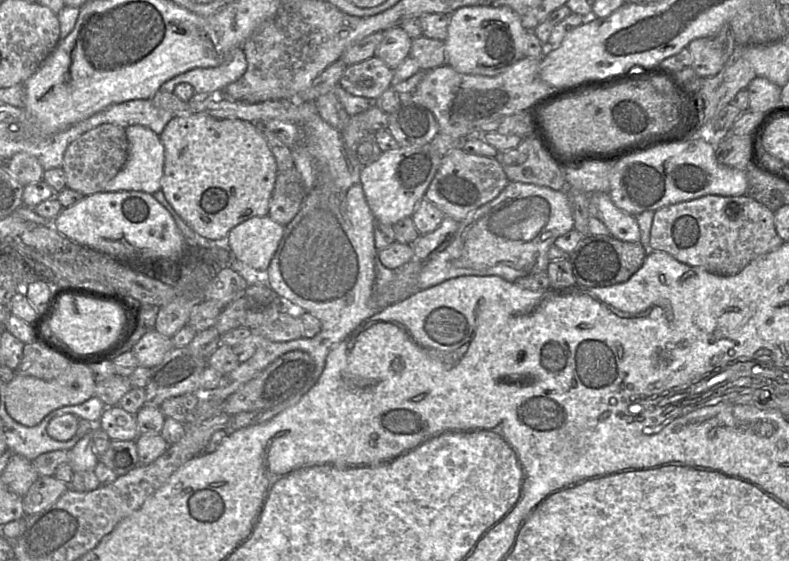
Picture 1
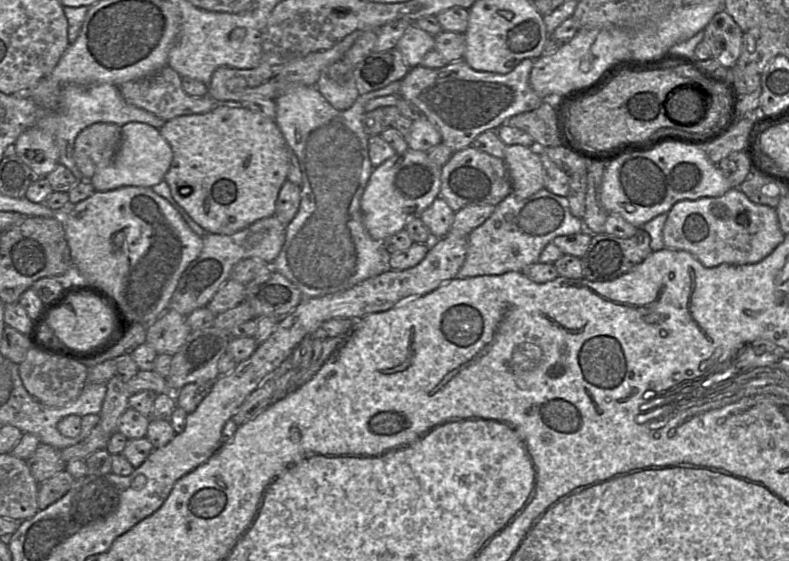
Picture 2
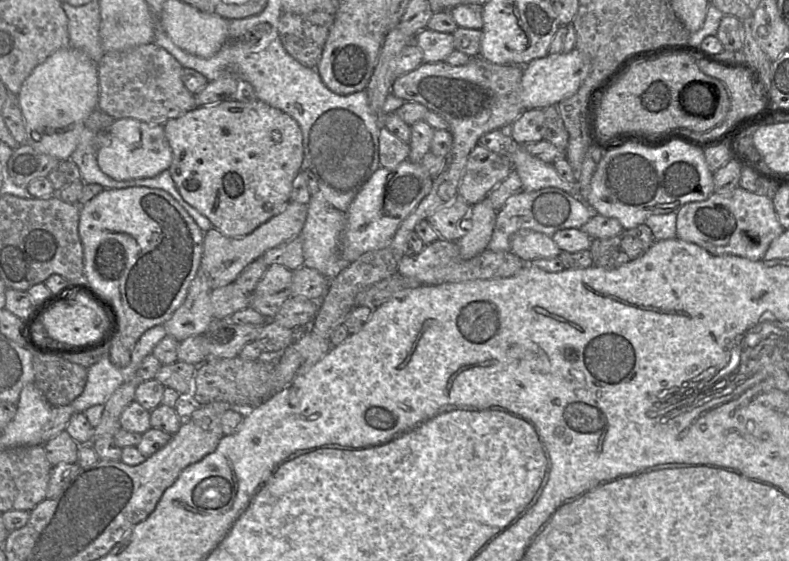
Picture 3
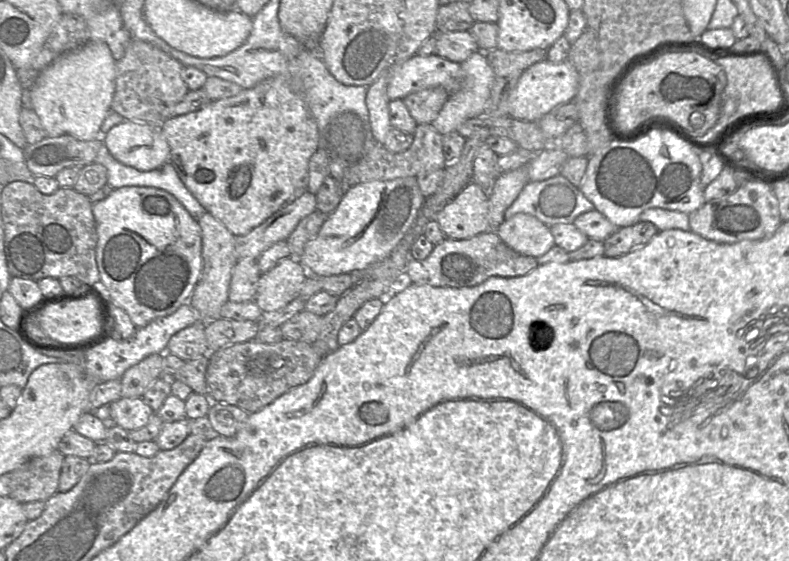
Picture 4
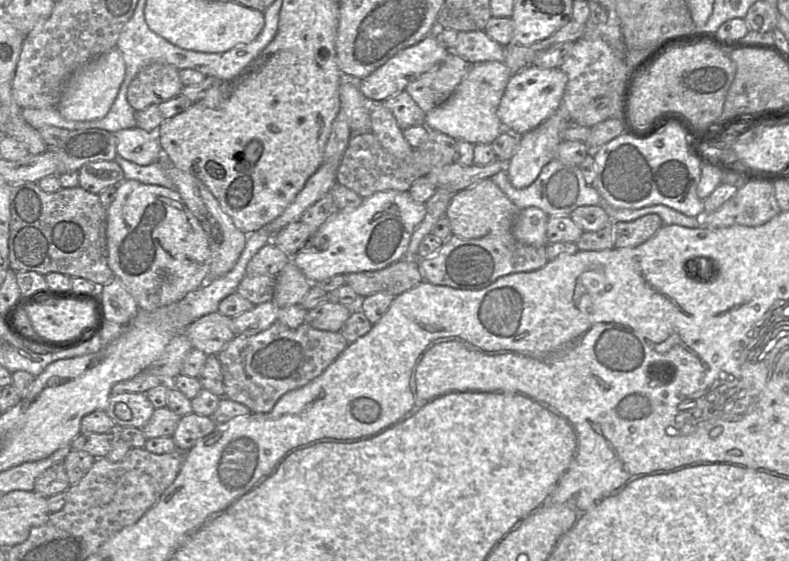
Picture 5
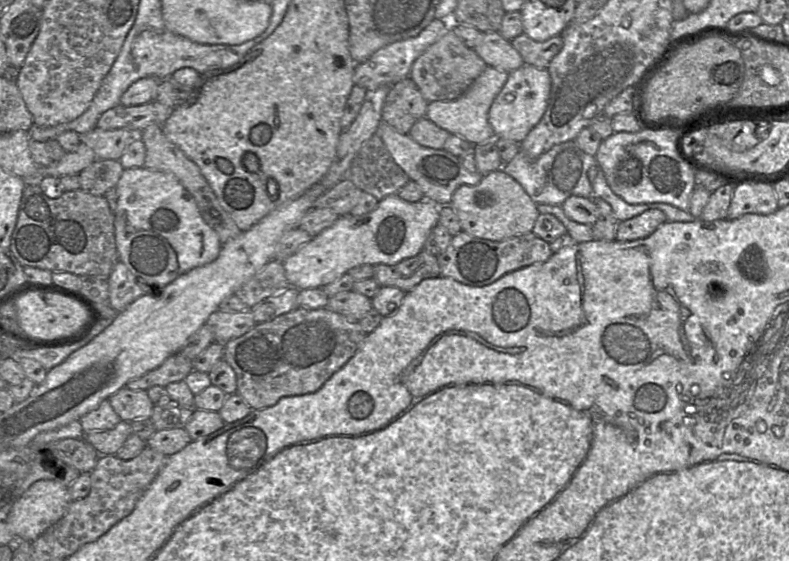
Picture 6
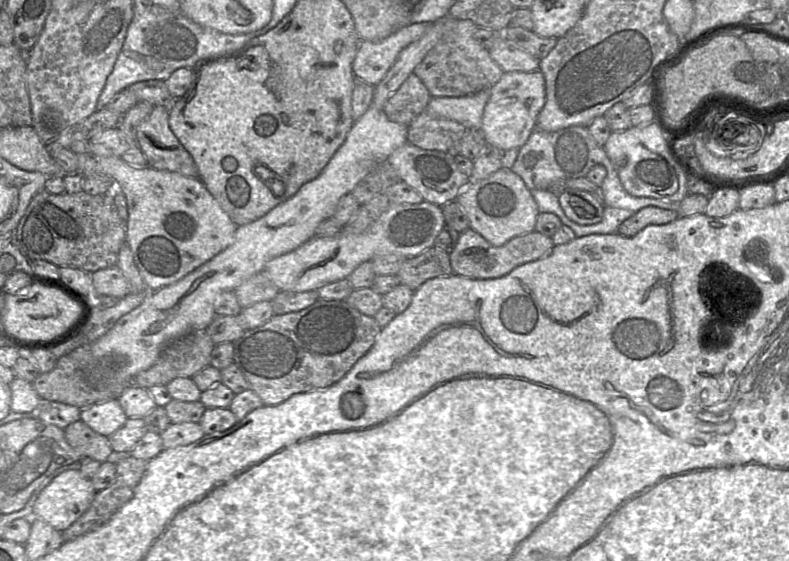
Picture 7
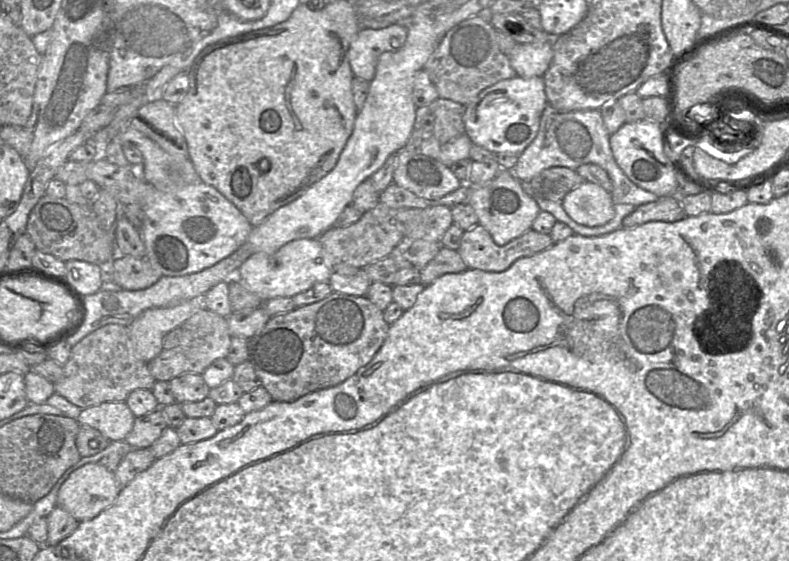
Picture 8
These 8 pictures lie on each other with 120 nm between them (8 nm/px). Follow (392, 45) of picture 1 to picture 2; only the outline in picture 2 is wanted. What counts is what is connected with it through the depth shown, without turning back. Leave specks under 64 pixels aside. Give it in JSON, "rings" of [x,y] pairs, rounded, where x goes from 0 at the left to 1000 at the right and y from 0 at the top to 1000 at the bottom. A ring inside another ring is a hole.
{"rings":[[[521,43],[503,75],[502,87],[520,121],[532,116],[537,100],[550,87],[550,62]]]}

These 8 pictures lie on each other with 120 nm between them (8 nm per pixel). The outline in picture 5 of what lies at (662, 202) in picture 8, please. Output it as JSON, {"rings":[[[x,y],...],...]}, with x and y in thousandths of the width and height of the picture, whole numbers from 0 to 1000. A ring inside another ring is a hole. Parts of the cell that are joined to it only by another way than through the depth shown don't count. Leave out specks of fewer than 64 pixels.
{"rings":[[[820,381],[798,396],[779,396],[779,440],[805,440],[824,426],[840,394],[833,381]]]}

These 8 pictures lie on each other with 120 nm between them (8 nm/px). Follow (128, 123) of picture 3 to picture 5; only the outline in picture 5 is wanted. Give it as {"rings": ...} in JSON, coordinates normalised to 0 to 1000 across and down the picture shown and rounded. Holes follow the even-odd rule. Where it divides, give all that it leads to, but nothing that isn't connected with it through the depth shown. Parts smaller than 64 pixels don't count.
{"rings":[[[175,226],[150,232],[148,275],[175,294],[185,296],[203,283],[205,264],[196,237]]]}

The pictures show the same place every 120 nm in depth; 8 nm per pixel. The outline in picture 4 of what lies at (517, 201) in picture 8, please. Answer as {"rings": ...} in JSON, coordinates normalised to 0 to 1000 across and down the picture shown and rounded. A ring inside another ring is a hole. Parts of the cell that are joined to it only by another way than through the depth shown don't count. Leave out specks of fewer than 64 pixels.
{"rings":[[[596,324],[551,389],[565,424],[593,426],[620,410],[619,339]]]}

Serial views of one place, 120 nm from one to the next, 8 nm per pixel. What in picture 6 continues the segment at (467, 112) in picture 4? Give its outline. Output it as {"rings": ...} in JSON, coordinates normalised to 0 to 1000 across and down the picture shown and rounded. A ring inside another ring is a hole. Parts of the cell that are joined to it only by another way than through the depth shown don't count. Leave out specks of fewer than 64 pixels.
{"rings":[[[617,118],[583,173],[573,180],[542,184],[540,209],[570,239],[584,242],[601,258],[626,250],[627,237],[619,217],[619,200],[626,176],[640,152],[644,134],[645,128]]]}

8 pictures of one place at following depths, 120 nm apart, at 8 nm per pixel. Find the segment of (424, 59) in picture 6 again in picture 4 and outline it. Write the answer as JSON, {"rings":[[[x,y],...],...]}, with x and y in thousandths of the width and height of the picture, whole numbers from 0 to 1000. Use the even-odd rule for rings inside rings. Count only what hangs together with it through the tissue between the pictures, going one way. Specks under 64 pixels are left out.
{"rings":[[[560,155],[536,159],[515,171],[511,180],[529,221],[546,221],[555,207],[569,168]]]}

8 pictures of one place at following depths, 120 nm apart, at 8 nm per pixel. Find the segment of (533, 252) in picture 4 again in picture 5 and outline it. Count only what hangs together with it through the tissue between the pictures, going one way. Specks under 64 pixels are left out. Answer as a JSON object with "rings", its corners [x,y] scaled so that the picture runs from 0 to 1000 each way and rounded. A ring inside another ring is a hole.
{"rings":[[[681,369],[660,373],[649,403],[648,417],[663,435],[692,439],[695,389],[696,385]]]}

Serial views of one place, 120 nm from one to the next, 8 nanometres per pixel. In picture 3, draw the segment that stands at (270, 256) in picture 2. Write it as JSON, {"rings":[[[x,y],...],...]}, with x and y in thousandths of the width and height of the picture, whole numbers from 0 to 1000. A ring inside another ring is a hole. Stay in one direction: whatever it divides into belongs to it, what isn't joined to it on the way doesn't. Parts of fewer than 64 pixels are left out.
{"rings":[[[368,358],[360,373],[309,422],[290,422],[269,405],[259,417],[255,480],[262,488],[267,513],[295,504],[299,494],[337,447],[379,421],[389,387],[389,364]]]}

